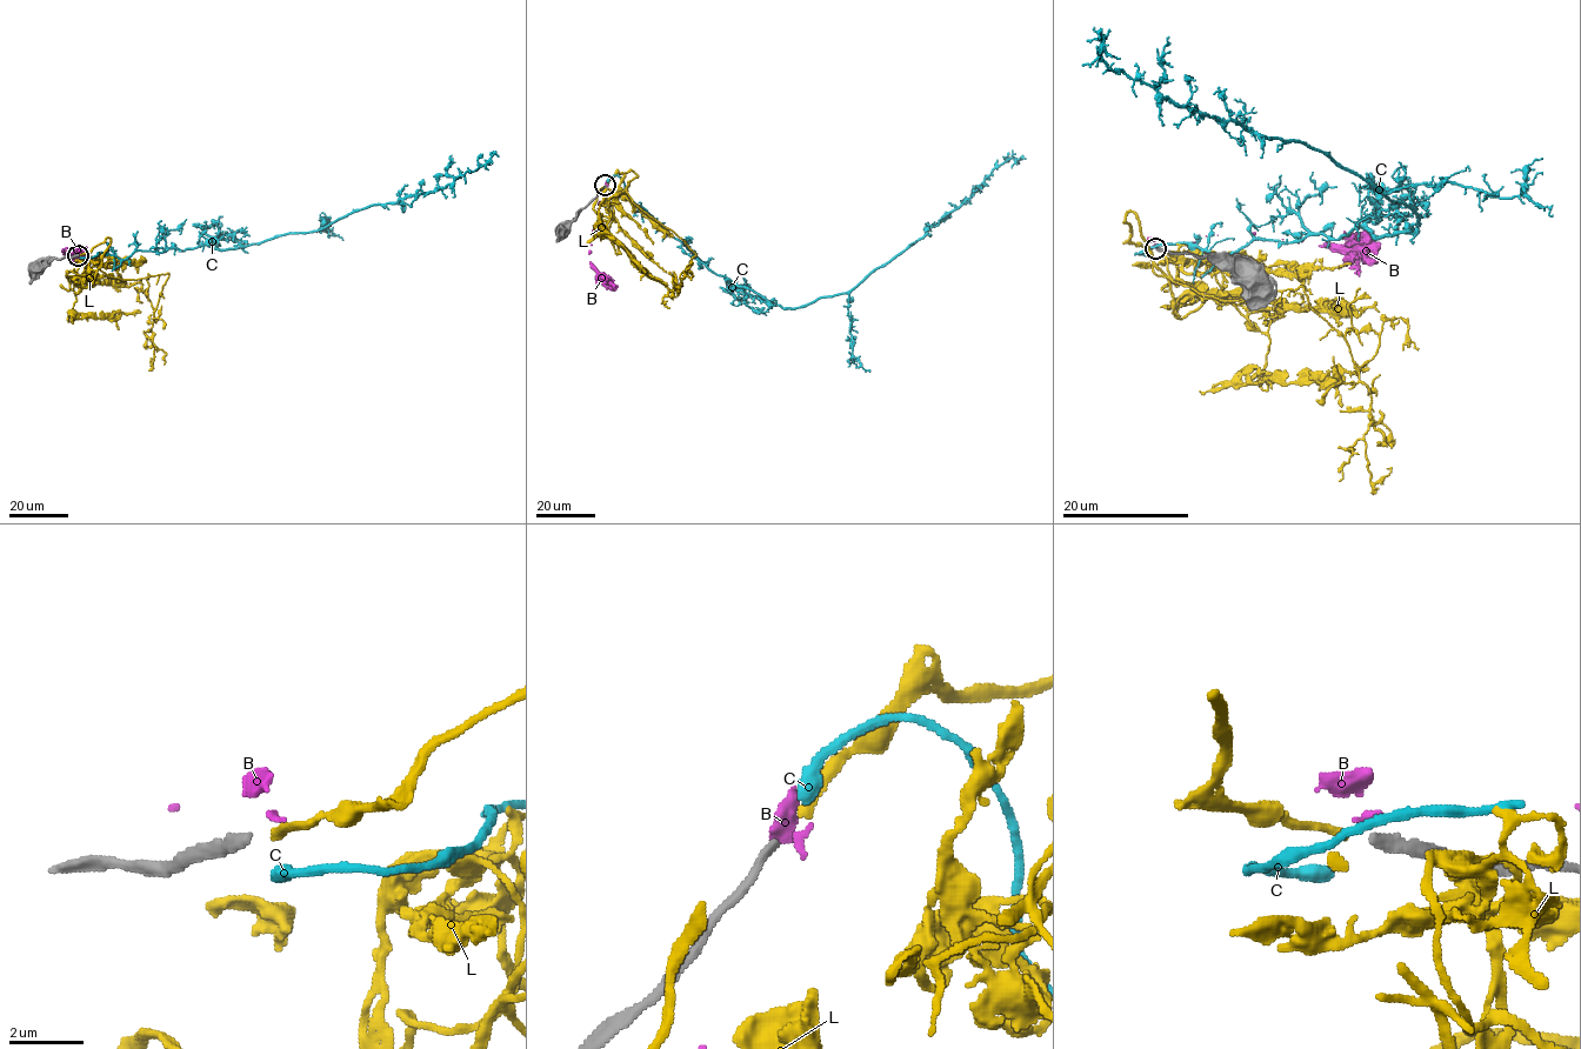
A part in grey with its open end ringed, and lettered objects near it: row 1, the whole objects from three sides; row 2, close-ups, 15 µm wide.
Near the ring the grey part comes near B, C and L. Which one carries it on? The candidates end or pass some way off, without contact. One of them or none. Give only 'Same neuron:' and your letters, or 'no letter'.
Same neuron: L

